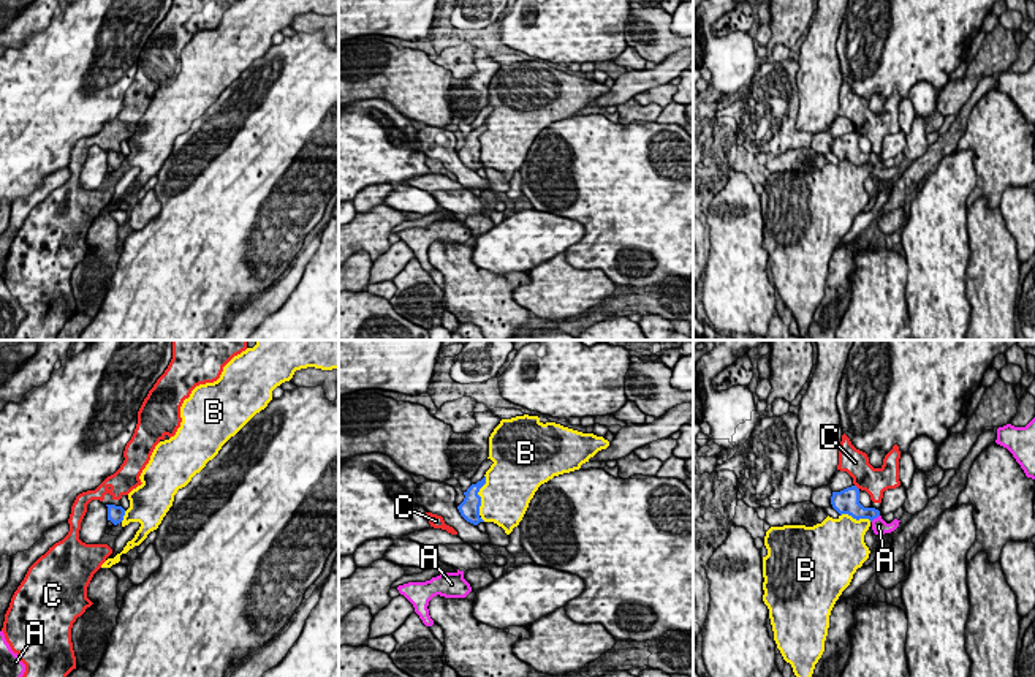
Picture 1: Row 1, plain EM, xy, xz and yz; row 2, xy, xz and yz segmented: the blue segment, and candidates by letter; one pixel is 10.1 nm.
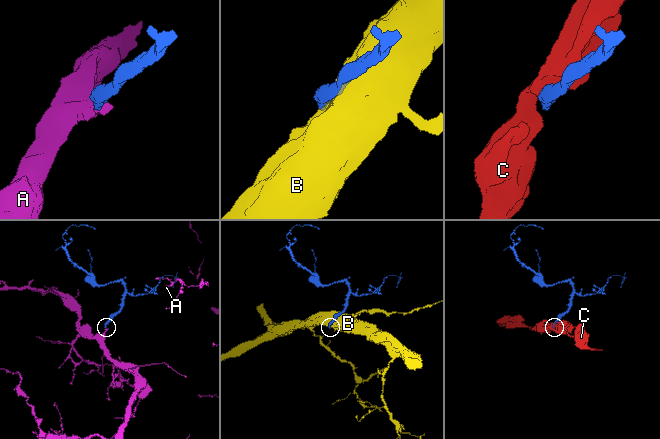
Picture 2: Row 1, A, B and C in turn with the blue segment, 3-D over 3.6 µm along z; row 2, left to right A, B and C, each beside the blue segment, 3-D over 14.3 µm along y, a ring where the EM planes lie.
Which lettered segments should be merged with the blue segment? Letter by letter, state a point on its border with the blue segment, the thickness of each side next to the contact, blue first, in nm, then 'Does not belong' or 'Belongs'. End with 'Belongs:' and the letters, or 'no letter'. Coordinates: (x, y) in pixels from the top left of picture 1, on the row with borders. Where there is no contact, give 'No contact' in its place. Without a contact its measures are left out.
A: Touches blue at yz (874, 518). Thickness 170 nm (blue) against 160 nm. Belongs
B: Touches blue at xz (478, 495). Thickness 200 nm (blue) against 440 nm. Does not belong
C: Touches blue at yz (856, 487). Thickness 260 nm (blue) against 280 nm. Does not belong
Belongs: A

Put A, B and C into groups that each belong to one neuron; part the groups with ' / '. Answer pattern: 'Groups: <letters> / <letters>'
Groups: A / B / C

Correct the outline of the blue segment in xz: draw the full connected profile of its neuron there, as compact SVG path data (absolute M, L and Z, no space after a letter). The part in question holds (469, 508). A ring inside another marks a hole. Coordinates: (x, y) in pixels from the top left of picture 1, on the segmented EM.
M486 476L478 481L476 484L472 484L465 492L464 501L457 506L461 516L473 524L478 525L480 522L484 522L480 517L480 506L481 506L481 497L478 495L480 489L486 484Z

